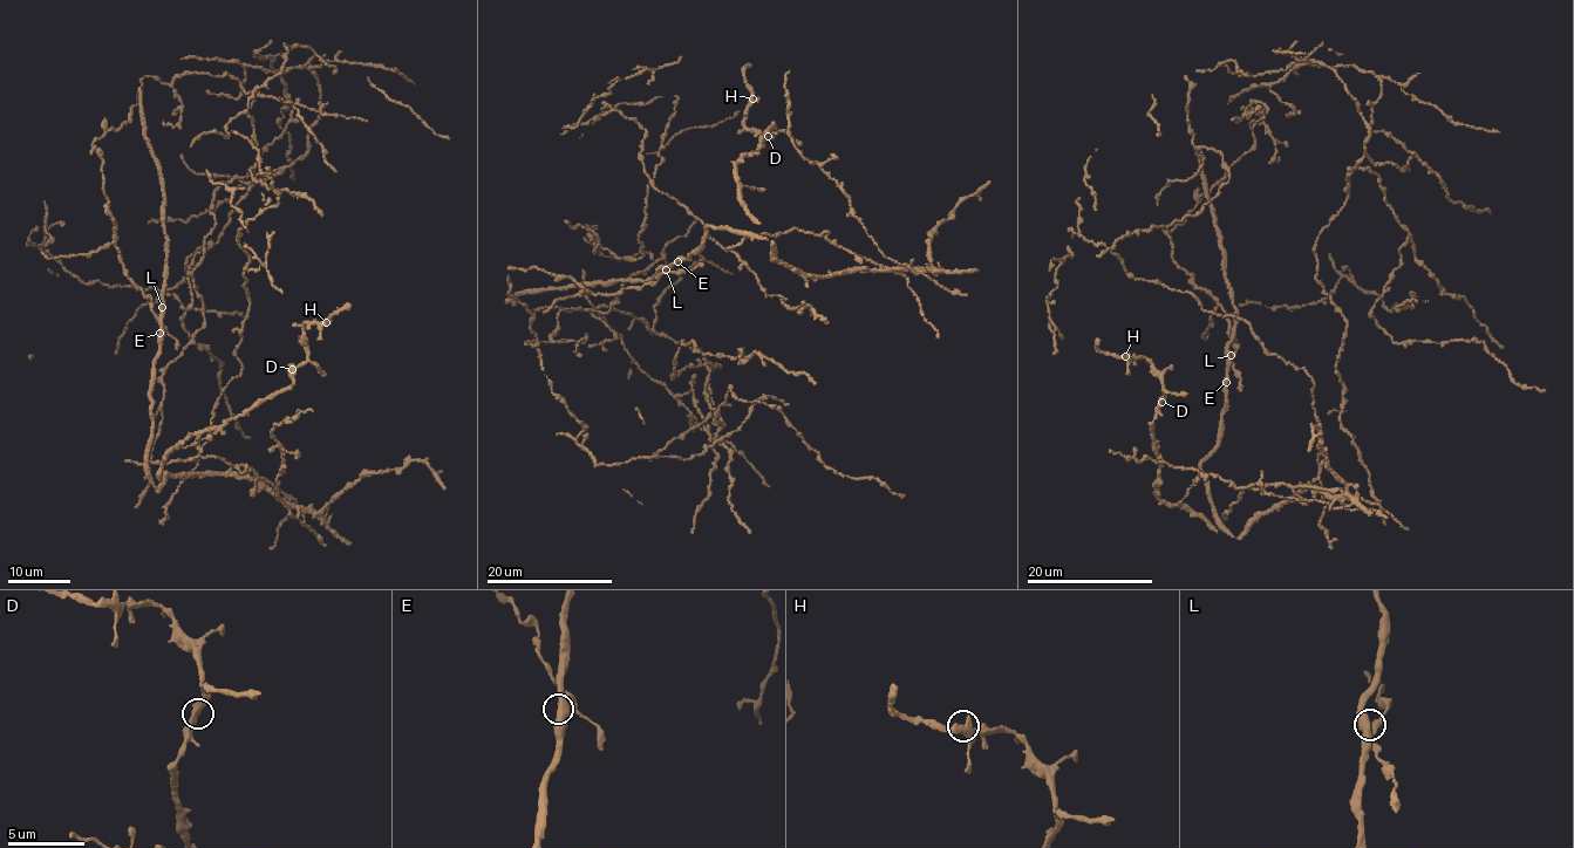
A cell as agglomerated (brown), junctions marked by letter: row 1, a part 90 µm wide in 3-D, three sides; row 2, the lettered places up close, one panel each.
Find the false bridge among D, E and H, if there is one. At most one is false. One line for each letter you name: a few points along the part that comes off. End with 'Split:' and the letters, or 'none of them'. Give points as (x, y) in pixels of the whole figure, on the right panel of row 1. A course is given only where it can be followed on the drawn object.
Split: none of them

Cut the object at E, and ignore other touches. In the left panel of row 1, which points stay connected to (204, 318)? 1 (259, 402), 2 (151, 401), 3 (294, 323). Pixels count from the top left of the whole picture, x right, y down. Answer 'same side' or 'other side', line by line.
1: other side
2: other side
3: other side

